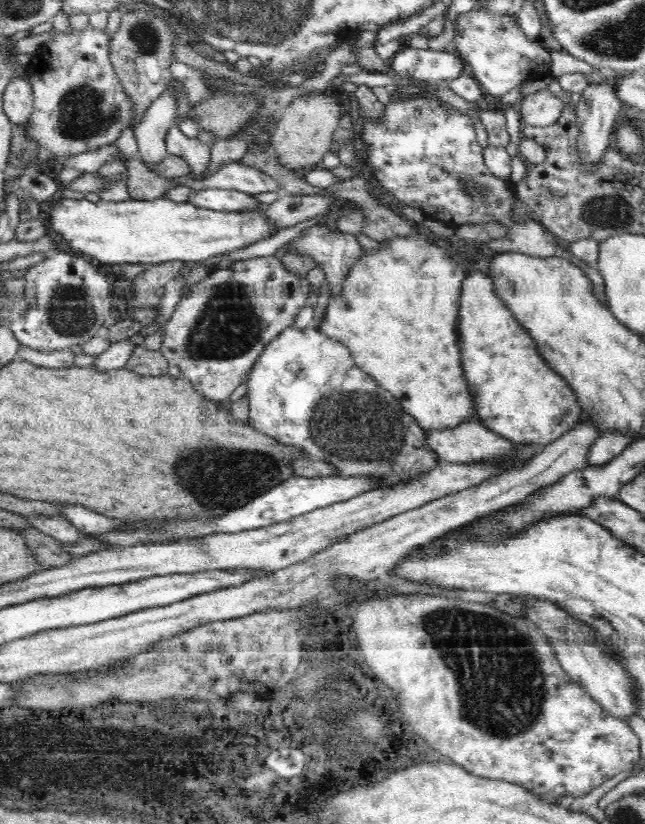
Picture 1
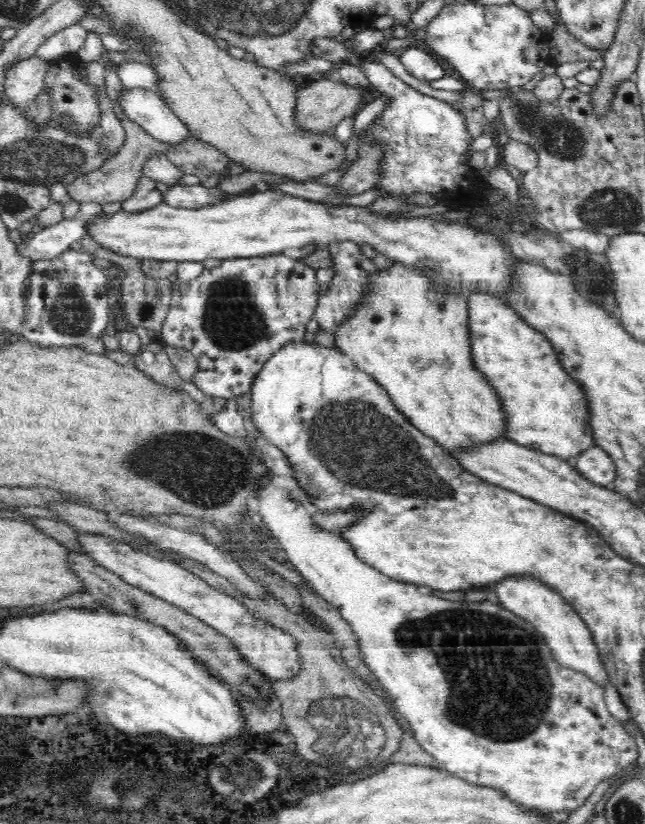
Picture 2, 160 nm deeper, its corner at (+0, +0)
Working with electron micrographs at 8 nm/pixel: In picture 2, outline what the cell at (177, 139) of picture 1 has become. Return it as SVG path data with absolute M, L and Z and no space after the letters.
M124 87L118 98L118 107L120 111L125 112L128 119L168 146L192 137L188 127L152 90Z

